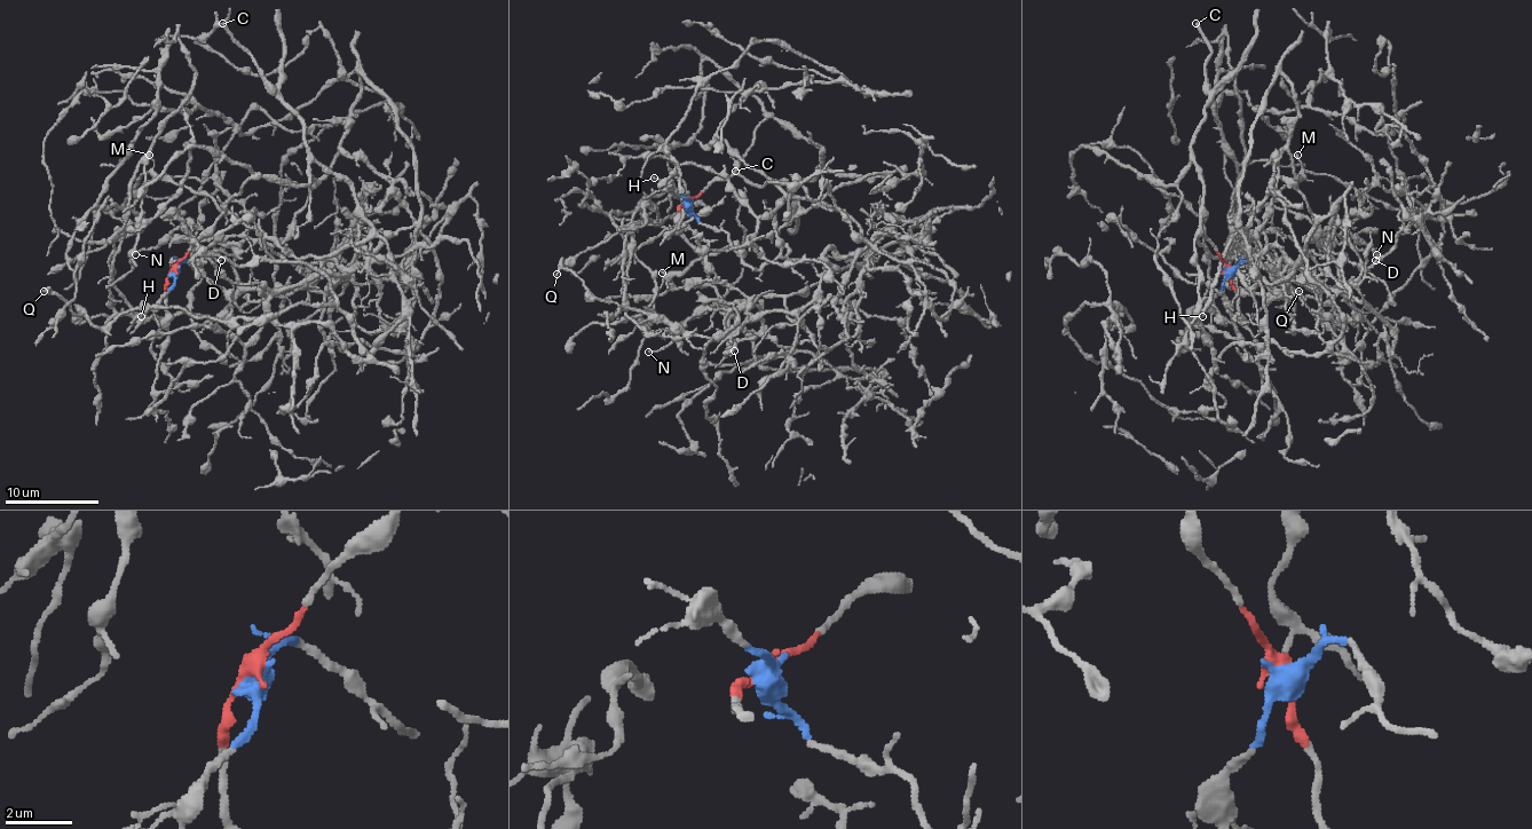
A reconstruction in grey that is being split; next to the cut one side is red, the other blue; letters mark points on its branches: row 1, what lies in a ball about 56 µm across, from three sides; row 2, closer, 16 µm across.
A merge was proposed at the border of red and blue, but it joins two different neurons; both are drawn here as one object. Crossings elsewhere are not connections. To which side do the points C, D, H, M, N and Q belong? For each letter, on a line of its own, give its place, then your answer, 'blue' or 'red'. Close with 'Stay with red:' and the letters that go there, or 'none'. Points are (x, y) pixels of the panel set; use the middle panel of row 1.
C: at (735, 171); red
D: at (734, 350); blue
H: at (654, 178); blue
M: at (662, 273); red
N: at (648, 352); blue
Q: at (557, 274); blue
Stay with red: C, M

